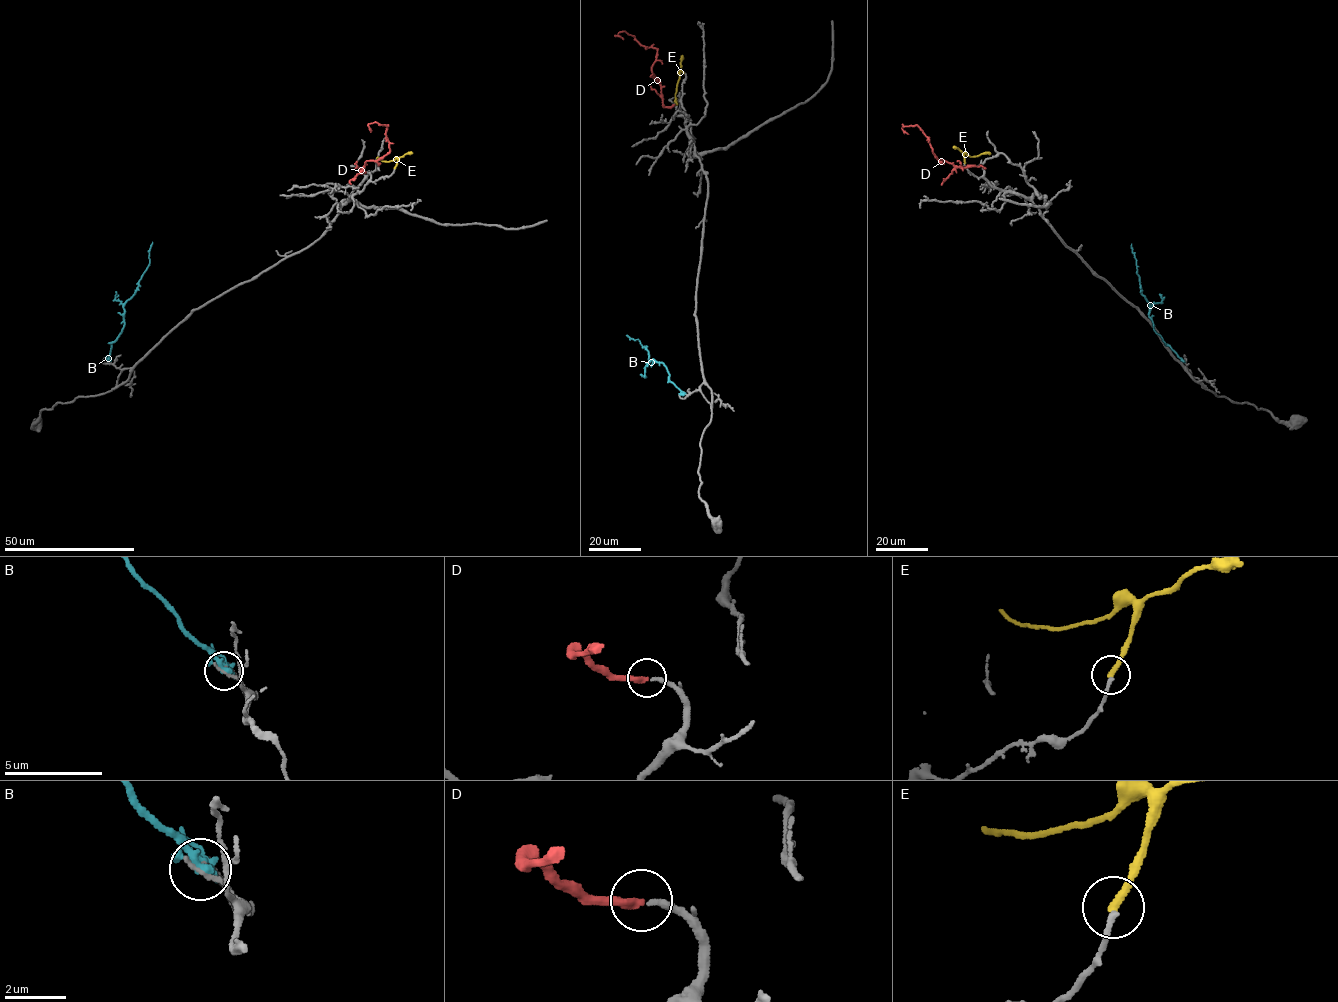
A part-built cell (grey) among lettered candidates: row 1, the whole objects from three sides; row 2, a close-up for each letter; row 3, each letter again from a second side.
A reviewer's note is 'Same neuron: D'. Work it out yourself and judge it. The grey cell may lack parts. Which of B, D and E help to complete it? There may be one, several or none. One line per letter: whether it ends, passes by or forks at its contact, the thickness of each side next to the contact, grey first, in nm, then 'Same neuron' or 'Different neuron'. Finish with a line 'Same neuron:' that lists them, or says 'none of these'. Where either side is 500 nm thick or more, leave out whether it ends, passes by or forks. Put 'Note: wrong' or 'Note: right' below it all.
B: It passes by. Thickness 180 nm (grey) against 220 nm. Different neuron
D: It ends there. Thickness 280 nm (grey) against 340 nm. Same neuron
E: It ends there. Thickness 190 nm (grey) against 260 nm. Different neuron
Same neuron: D
Note: right

